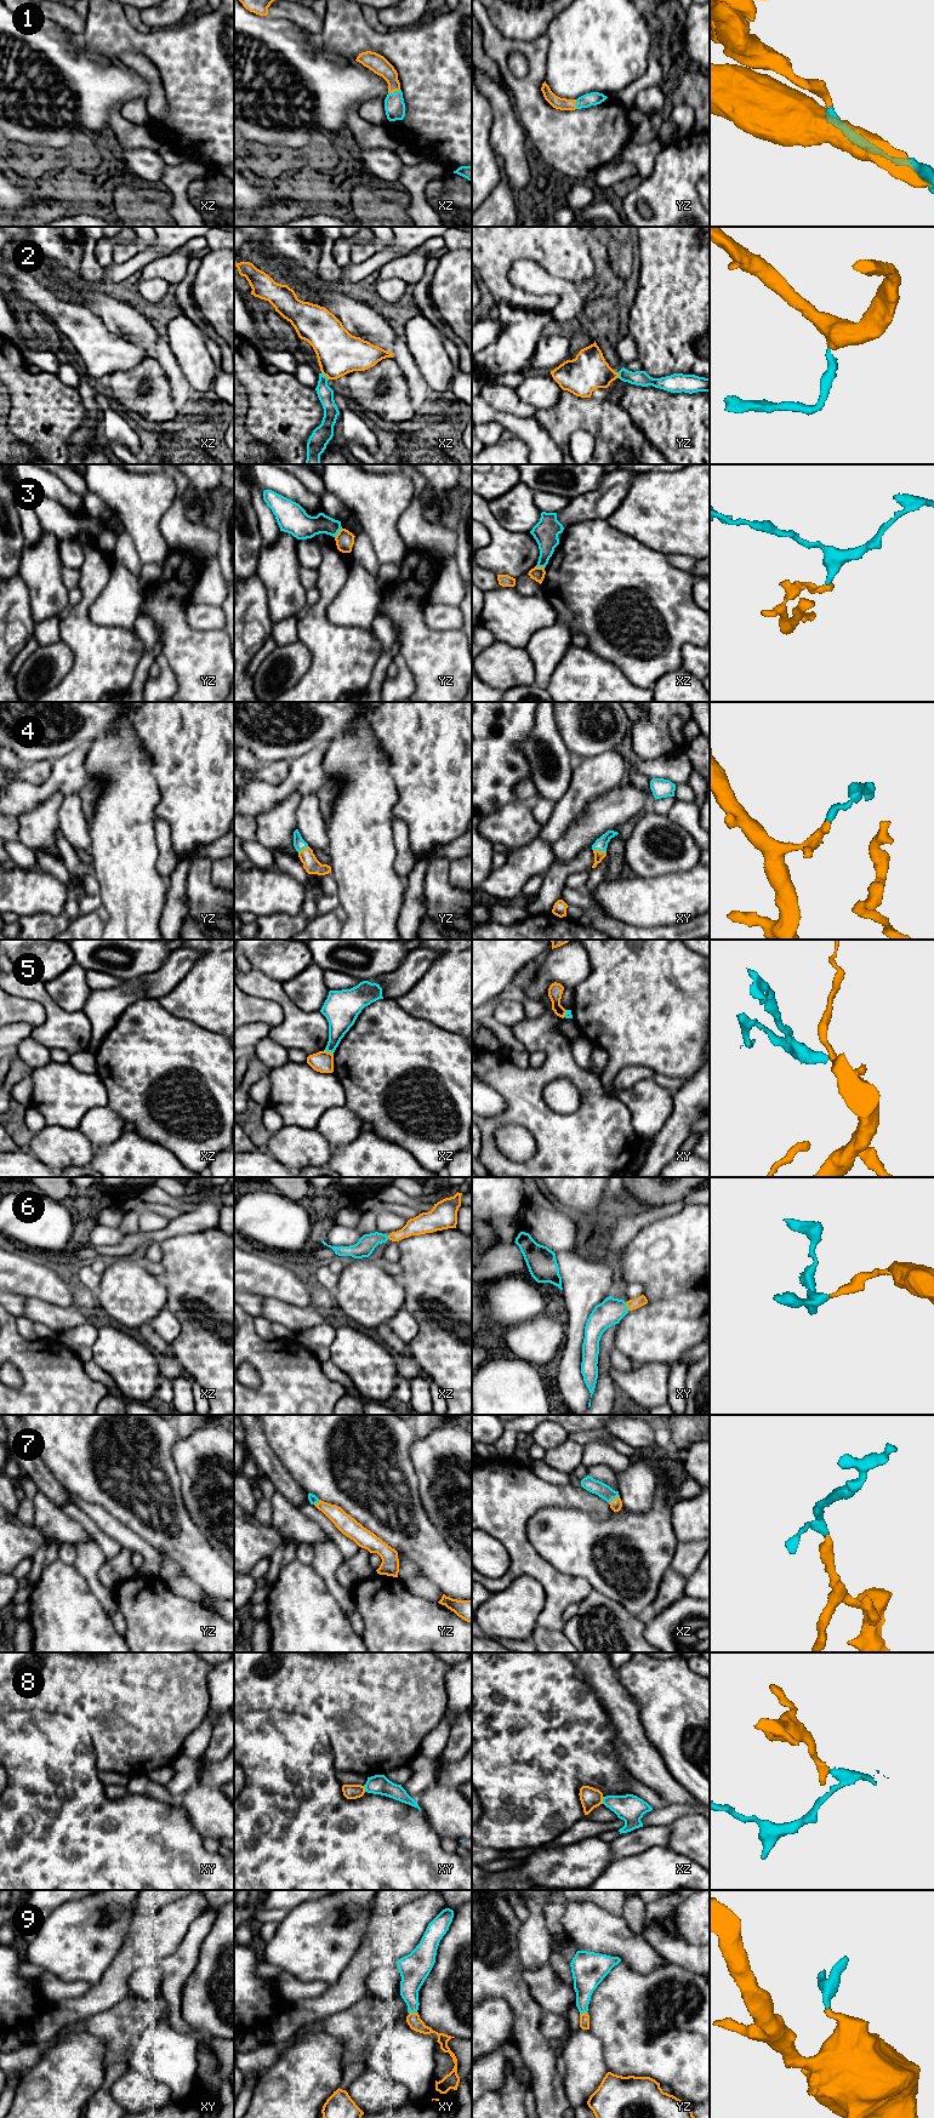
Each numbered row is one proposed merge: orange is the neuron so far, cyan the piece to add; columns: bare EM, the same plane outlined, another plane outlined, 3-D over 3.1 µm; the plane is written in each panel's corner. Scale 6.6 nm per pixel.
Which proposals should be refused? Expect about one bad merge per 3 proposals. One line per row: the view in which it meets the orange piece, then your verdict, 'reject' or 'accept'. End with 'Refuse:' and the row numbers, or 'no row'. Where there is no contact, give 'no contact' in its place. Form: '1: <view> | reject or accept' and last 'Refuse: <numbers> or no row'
1: xz | accept
2: xz | reject
3: yz | reject
4: xy | accept
5: xz | reject
6: xy | accept
7: xz | accept
8: xz | reject
9: xy | accept
Refuse: 2, 3, 5, 8

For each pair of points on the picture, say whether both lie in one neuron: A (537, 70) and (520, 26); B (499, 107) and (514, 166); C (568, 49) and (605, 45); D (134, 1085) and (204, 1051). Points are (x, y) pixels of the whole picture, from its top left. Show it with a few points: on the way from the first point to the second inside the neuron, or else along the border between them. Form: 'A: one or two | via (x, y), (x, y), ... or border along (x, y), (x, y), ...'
A: two | border along (499, 30), (519, 40), (545, 35)
B: one | via (505, 121), (507, 140), (513, 152)
C: one | via (577, 49), (592, 49), (596, 45)
D: one | via (151, 1079), (169, 1067), (187, 1065)

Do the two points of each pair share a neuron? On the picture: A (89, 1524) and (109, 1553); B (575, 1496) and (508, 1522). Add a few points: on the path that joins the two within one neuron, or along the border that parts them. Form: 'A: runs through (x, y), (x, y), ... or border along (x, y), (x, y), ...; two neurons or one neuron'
A: runs through (94, 1531), (108, 1546); one neuron
B: runs through (558, 1496), (534, 1496), (525, 1505); one neuron

